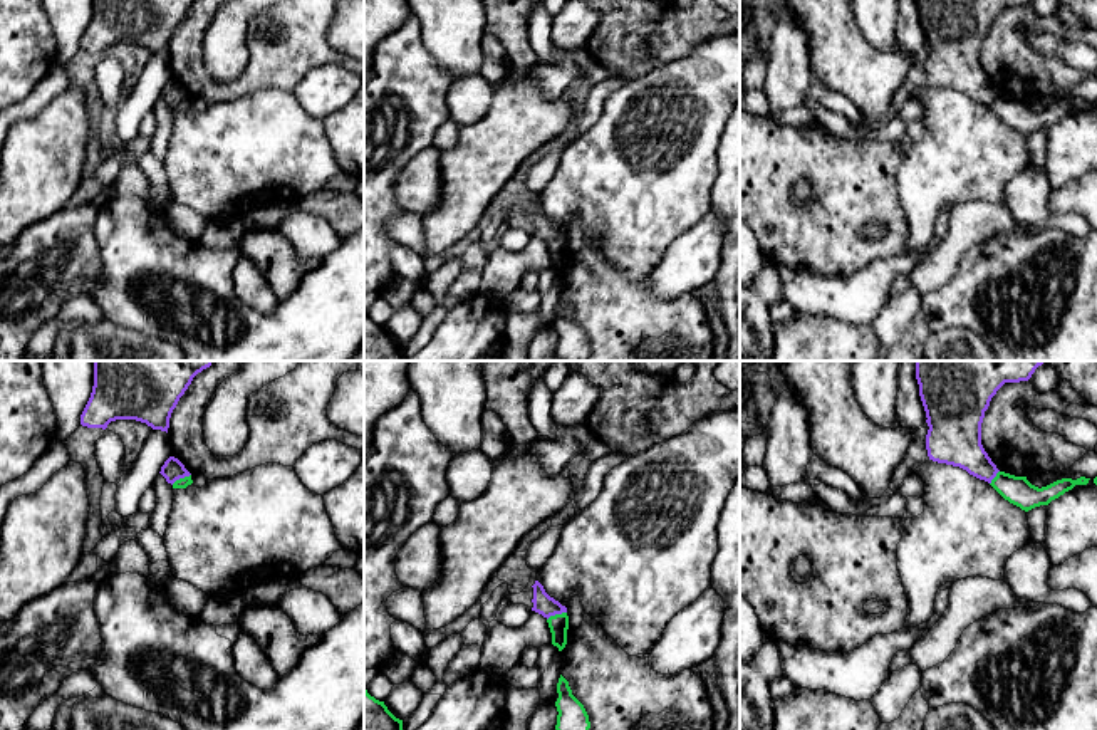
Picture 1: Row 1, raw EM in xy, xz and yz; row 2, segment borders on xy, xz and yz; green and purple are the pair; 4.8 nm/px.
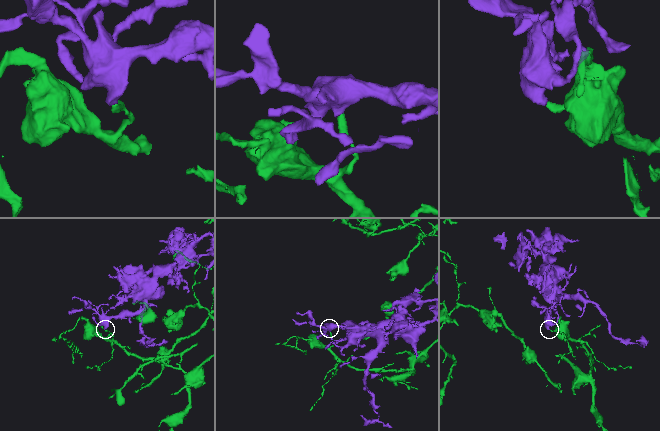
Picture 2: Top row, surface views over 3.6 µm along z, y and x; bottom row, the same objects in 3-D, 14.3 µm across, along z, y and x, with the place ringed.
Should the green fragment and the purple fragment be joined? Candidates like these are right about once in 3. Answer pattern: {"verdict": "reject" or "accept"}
{"verdict": "reject"}

